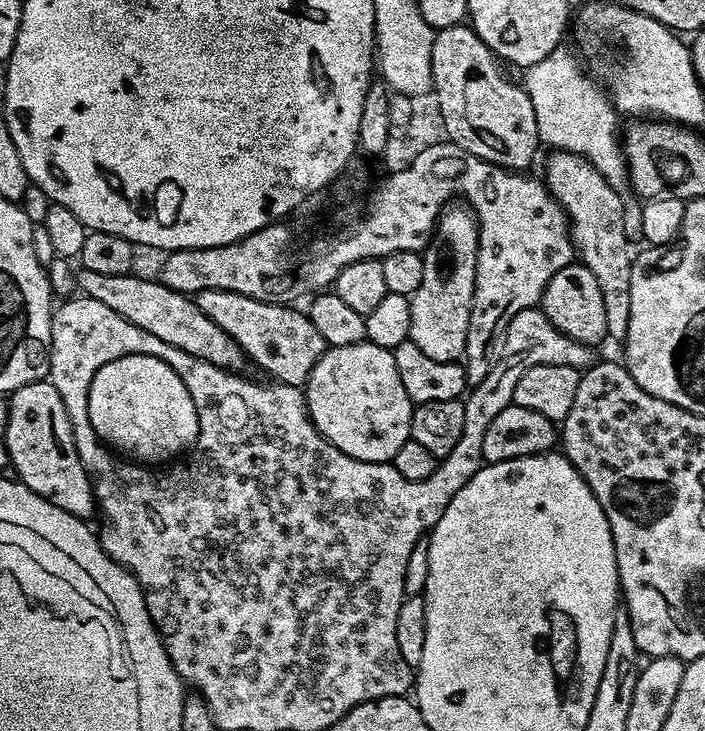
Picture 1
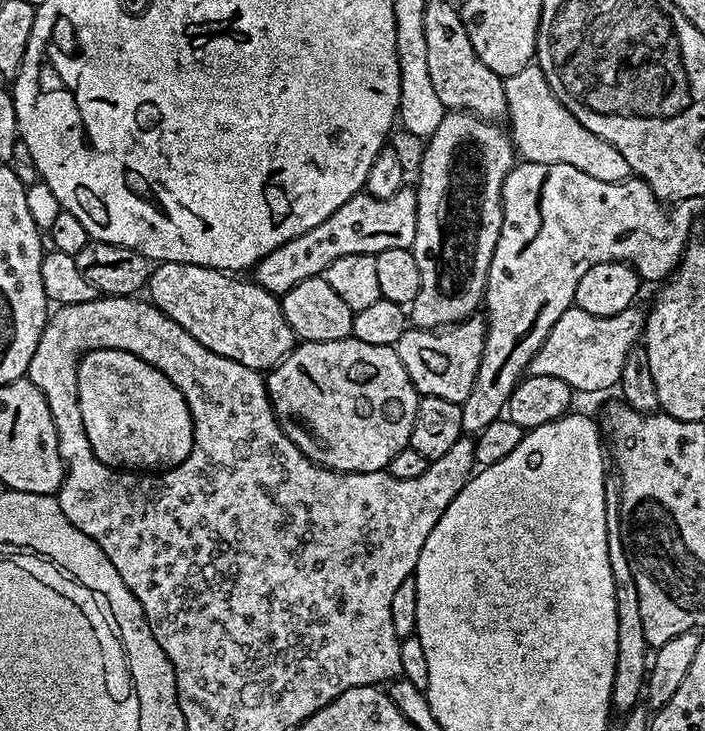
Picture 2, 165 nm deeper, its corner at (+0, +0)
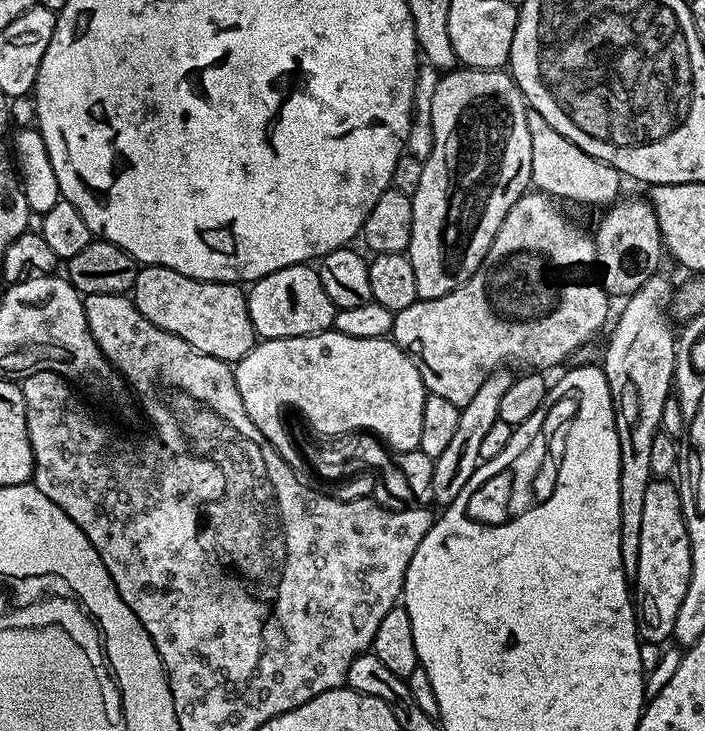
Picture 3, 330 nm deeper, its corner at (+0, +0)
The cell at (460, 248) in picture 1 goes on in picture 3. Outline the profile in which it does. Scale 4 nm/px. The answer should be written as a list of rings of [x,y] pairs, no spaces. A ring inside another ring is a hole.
[[[464,68],[463,70],[450,70],[441,75],[438,90],[434,90],[434,102],[430,106],[434,118],[434,150],[424,159],[422,179],[418,182],[418,190],[412,195],[412,209],[414,222],[410,234],[410,246],[407,250],[408,261],[414,266],[414,282],[418,282],[418,297],[421,300],[433,300],[450,294],[458,286],[462,286],[476,273],[478,266],[486,258],[506,214],[510,214],[510,206],[518,202],[518,198],[529,191],[532,183],[532,151],[530,150],[530,126],[528,113],[530,111],[522,90],[507,71],[495,68]]]

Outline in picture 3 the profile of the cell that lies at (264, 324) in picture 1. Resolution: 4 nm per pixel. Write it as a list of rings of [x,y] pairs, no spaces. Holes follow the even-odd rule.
[[[144,266],[137,271],[131,299],[136,308],[154,326],[170,334],[178,334],[194,350],[219,360],[241,360],[258,342],[250,322],[245,289],[240,284],[223,284],[217,280],[195,280],[169,268]]]

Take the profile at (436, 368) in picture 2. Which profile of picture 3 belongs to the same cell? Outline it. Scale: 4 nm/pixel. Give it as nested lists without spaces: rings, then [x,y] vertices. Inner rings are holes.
[[[539,190],[525,192],[523,196],[518,198],[518,202],[514,202],[514,206],[510,206],[510,214],[506,214],[506,218],[486,254],[486,258],[480,263],[476,273],[467,282],[442,298],[434,298],[433,300],[421,300],[418,298],[410,306],[406,306],[406,310],[393,315],[390,339],[393,344],[398,345],[412,359],[418,374],[422,378],[425,389],[431,395],[438,398],[447,398],[449,402],[463,406],[466,402],[470,402],[470,398],[474,398],[474,394],[478,394],[479,388],[482,387],[482,382],[486,382],[486,378],[490,378],[490,374],[501,371],[505,366],[512,366],[508,364],[521,364],[521,369],[524,370],[552,368],[555,364],[562,363],[571,352],[578,351],[583,344],[590,343],[599,334],[600,327],[604,323],[606,323],[605,325],[609,323],[608,303],[610,303],[610,297],[605,292],[604,285],[594,275],[596,241],[589,233],[587,236],[578,225],[571,224],[560,213],[560,208],[556,204],[559,203],[553,197]]]

